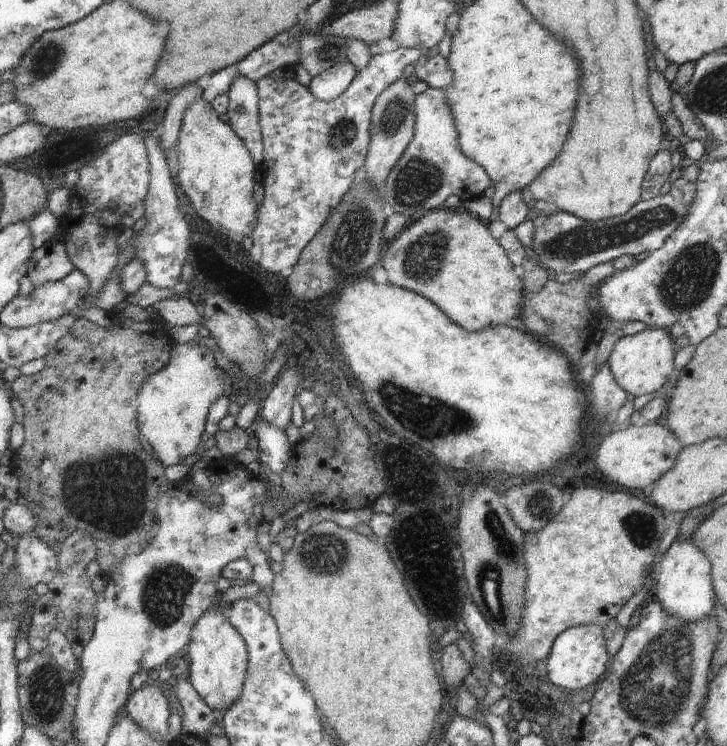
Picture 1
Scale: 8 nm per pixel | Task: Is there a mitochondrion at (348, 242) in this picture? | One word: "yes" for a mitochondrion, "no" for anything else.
yes

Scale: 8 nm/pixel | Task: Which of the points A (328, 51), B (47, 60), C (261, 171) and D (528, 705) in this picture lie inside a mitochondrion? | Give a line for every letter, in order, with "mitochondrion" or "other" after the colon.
A: mitochondrion
B: mitochondrion
C: other
D: other

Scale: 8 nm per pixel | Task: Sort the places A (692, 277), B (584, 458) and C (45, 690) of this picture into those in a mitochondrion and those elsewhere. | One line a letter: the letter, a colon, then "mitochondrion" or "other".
A: mitochondrion
B: other
C: mitochondrion

